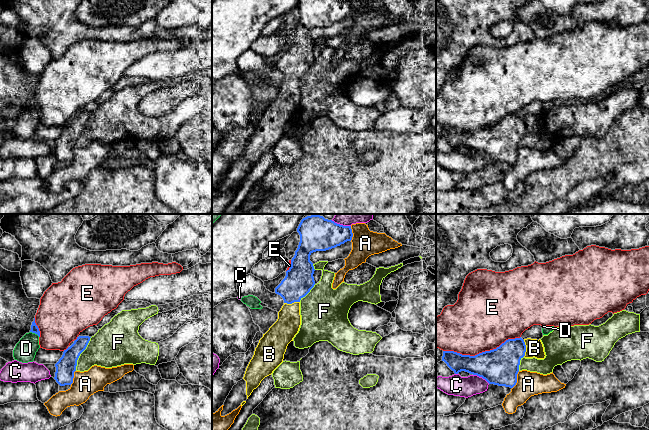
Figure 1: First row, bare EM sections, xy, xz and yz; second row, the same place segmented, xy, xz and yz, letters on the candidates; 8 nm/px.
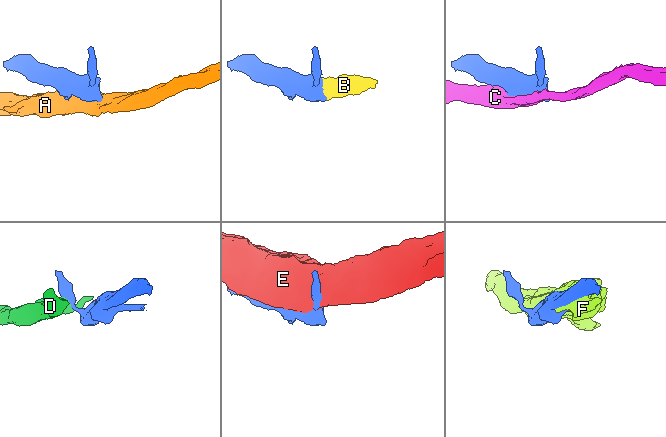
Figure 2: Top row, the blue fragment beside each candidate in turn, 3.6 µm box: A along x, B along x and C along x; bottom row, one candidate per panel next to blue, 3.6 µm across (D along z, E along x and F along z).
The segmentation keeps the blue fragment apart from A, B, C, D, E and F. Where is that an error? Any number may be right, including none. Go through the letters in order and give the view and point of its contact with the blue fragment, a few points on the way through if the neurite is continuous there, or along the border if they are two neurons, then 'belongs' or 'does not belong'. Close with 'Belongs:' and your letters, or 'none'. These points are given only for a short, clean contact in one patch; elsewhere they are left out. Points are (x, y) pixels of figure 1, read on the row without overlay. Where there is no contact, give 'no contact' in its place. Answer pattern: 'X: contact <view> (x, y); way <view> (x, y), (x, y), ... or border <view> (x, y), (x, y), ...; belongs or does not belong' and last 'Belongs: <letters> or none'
A: contact yz (516, 156); does not belong
B: contact yz (525, 124); way yz (500, 142), (518, 124), (525, 124), (534, 124); belongs
C: contact yz (481, 152); does not belong
D: contact xy (35, 109); border xy (30, 107), (39, 112); does not belong
E: contact yz (482, 128); does not belong
F: contact xy (80, 129); does not belong
Belongs: B

